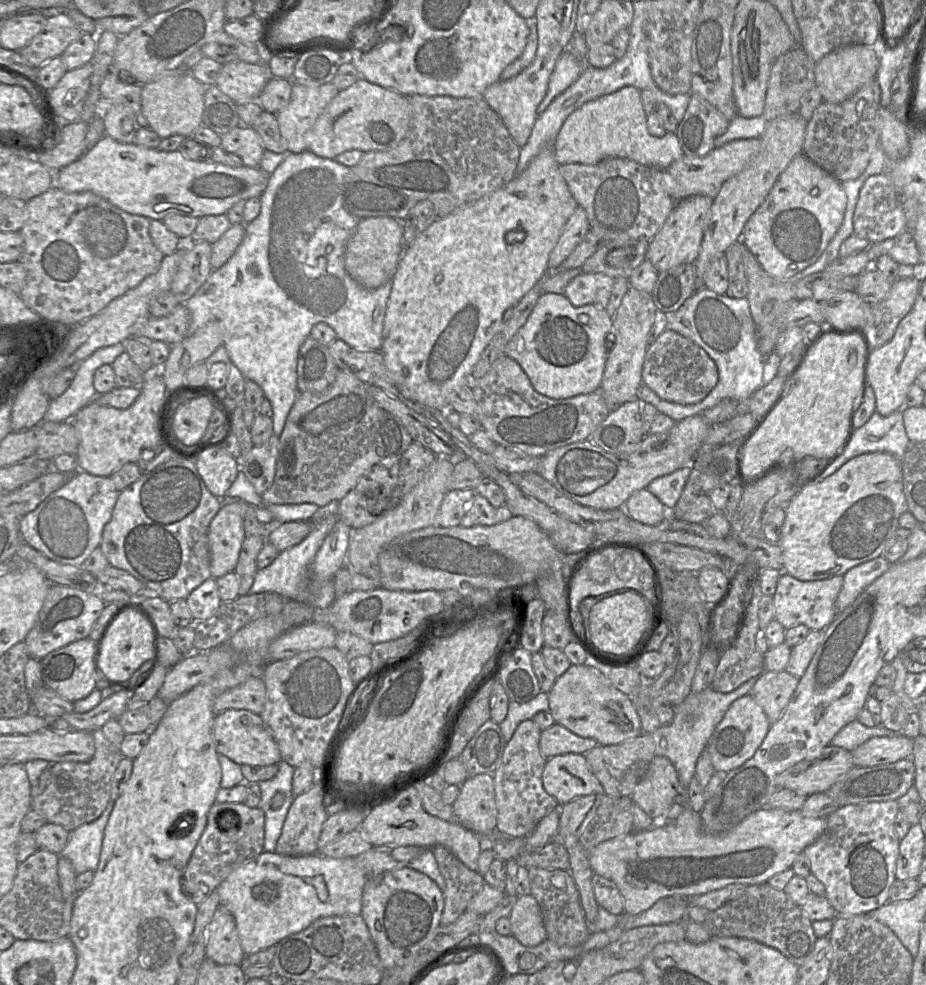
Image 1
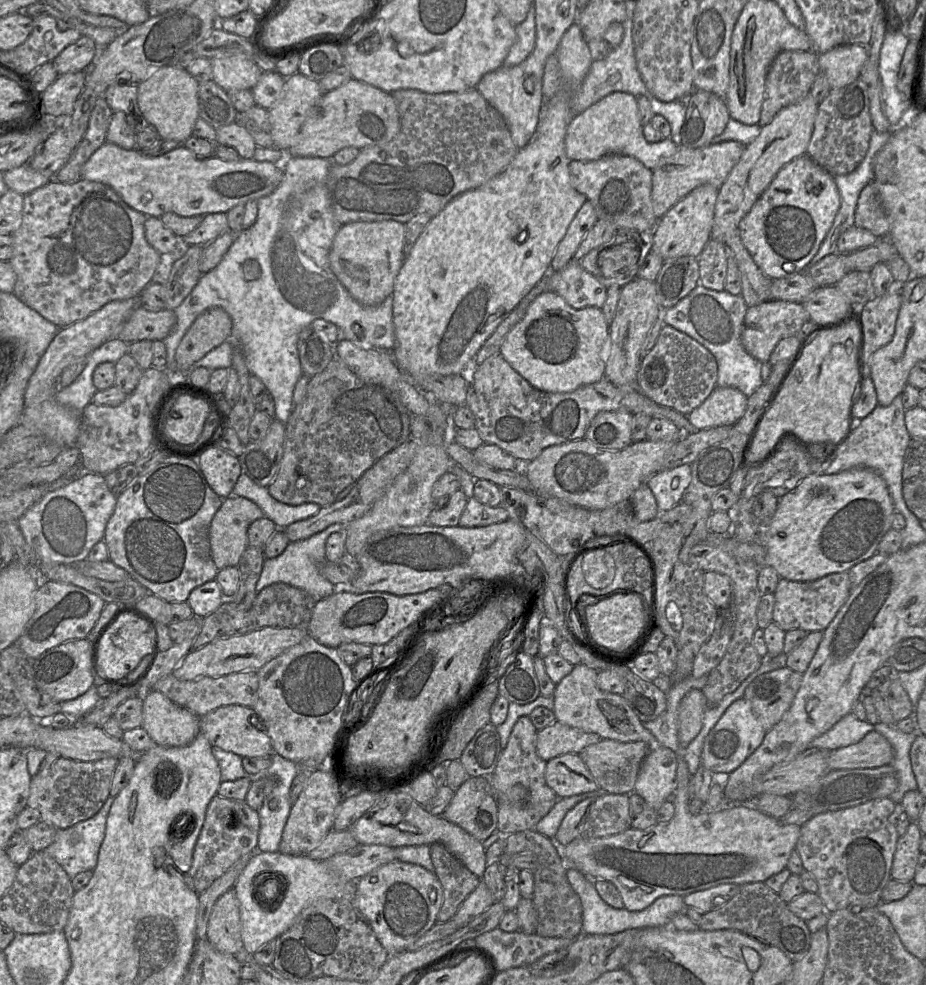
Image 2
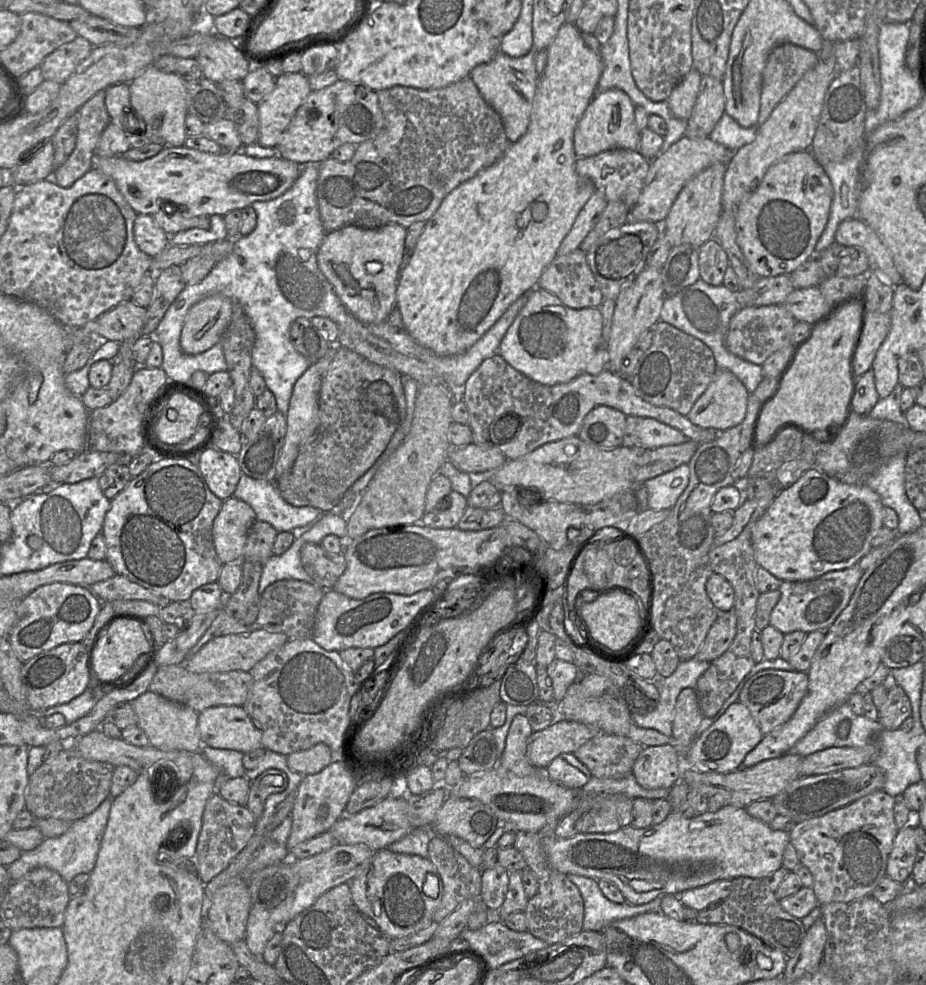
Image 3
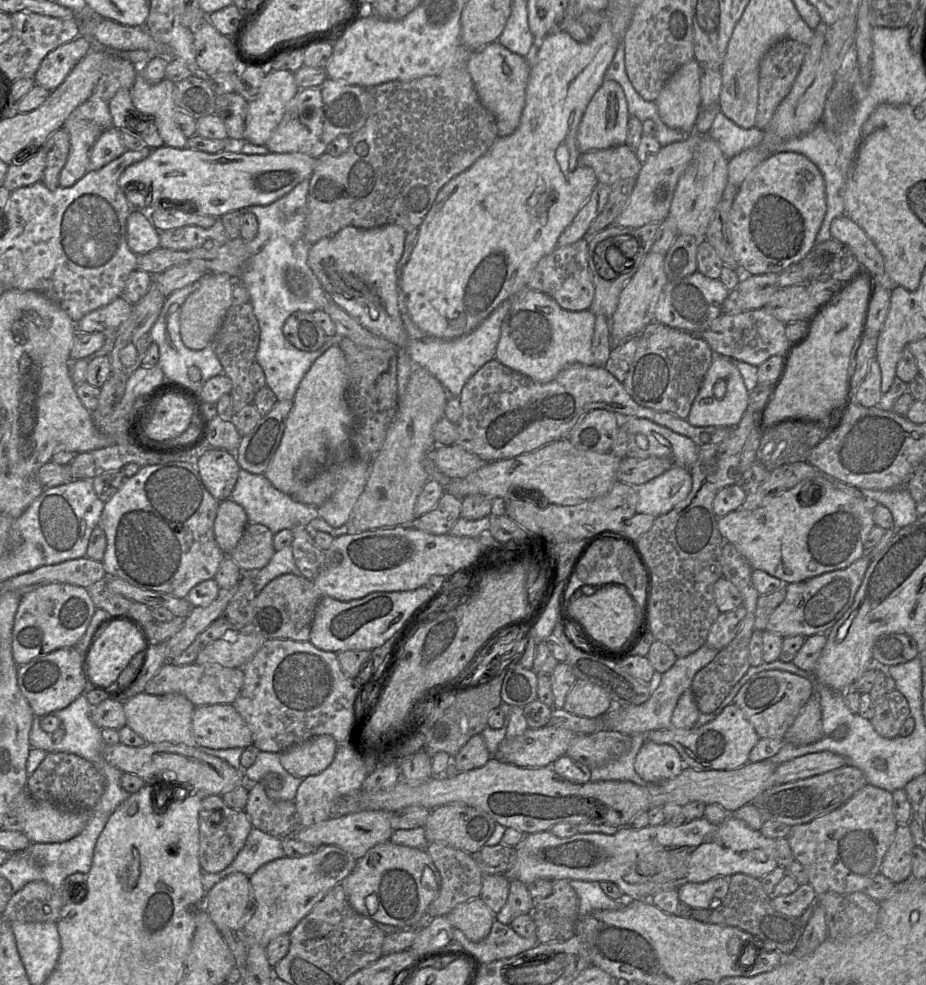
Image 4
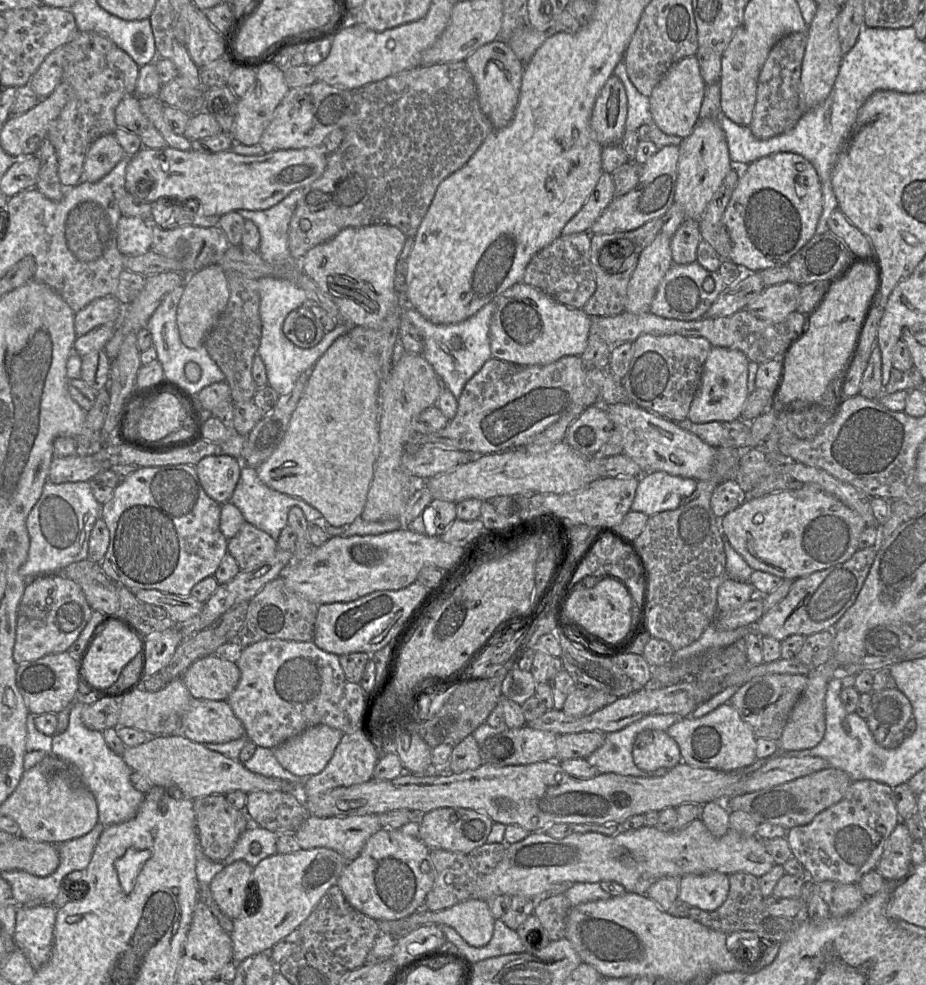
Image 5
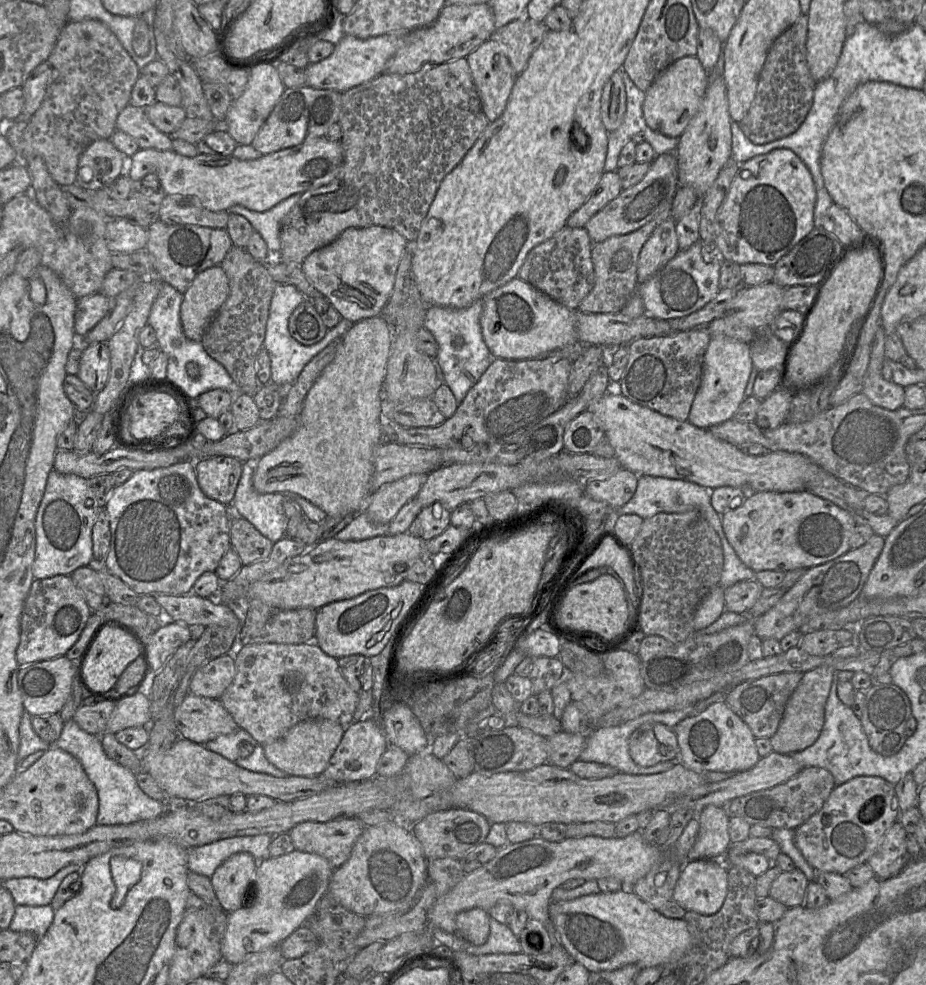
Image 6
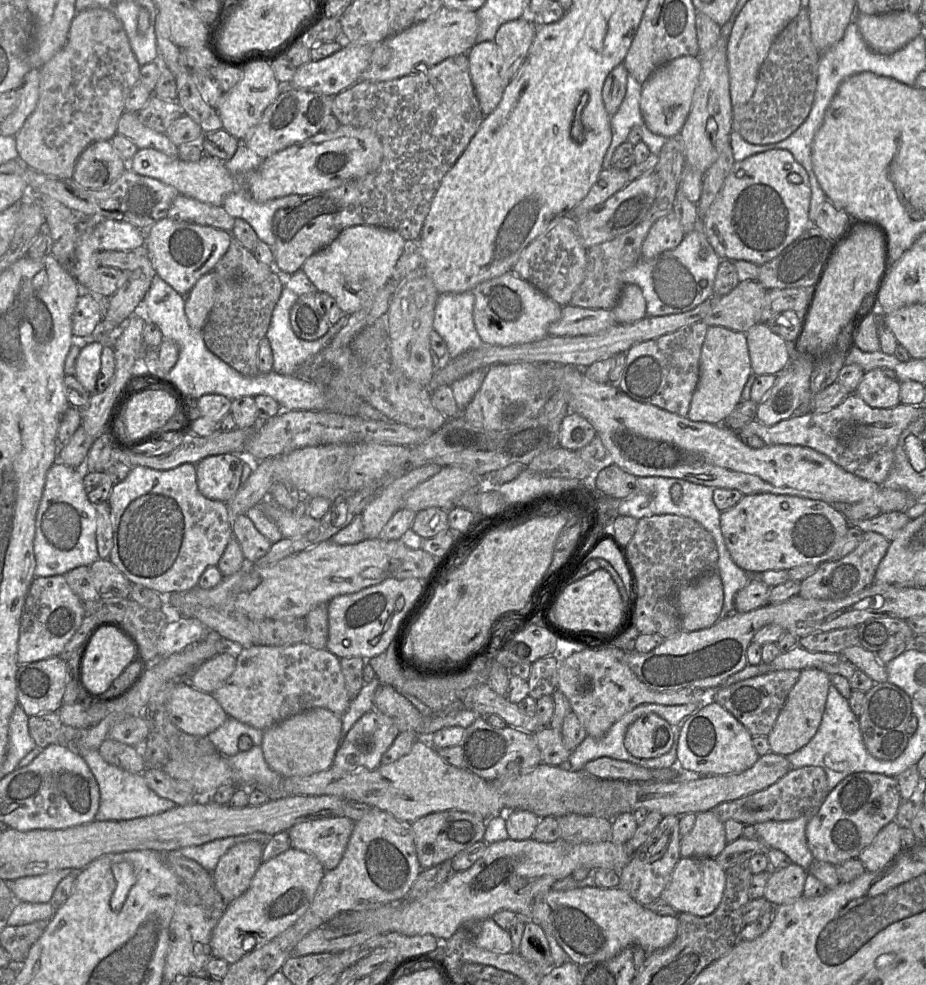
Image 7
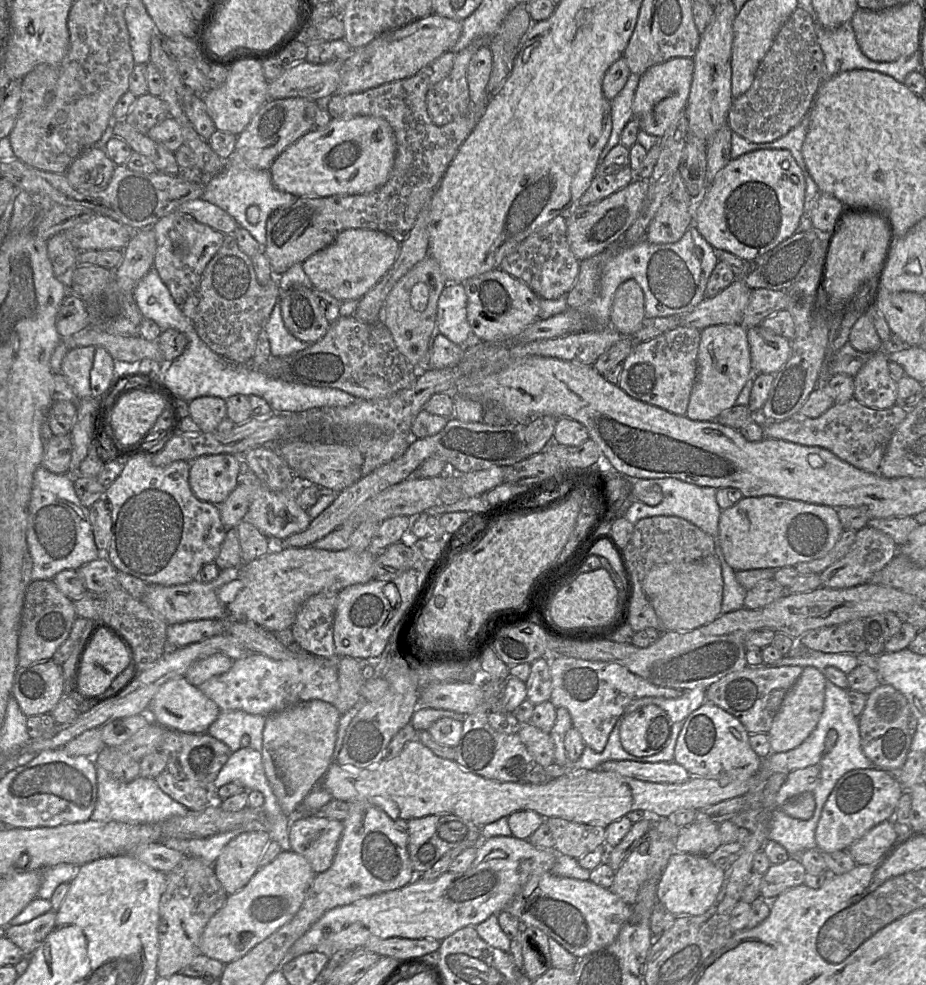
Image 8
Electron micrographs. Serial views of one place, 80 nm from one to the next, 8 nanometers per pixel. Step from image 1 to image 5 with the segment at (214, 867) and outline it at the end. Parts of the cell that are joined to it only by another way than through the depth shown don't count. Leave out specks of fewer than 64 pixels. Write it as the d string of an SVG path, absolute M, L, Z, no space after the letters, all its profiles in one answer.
M210 795L193 800L199 850L210 860L224 860L242 833L250 827L245 810L233 808L225 795Z

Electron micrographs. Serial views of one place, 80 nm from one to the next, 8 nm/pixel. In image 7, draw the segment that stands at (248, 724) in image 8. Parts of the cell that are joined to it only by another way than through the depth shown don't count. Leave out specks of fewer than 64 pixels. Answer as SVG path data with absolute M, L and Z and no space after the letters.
M232 717L228 719L207 737L214 744L218 753L231 757L239 752L238 740L241 736L248 736L254 746L262 744L264 730L242 723Z

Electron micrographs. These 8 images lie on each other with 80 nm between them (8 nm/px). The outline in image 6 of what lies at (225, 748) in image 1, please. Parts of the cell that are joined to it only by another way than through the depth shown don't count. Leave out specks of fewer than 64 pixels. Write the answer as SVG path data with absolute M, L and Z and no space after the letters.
M191 693L177 707L174 717L181 738L197 744L206 744L240 728L219 699Z

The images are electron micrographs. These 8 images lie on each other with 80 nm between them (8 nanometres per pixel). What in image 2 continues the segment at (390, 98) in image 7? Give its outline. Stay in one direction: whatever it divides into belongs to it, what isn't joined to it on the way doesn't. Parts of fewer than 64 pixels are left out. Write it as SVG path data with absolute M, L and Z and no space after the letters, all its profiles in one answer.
M476 88L445 93L401 89L391 94L400 117L399 133L389 142L361 149L349 164L332 162L330 166L326 185L333 214L342 225L381 220L396 220L406 224L422 213L433 218L456 196L479 188L502 173L519 150L503 117Z

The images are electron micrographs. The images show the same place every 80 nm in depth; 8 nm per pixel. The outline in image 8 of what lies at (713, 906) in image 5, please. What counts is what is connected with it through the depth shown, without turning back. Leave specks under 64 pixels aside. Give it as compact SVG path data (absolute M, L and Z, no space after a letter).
M674 853L666 866L657 888L657 902L678 916L699 916L715 902L724 880L724 871L717 868L707 856Z

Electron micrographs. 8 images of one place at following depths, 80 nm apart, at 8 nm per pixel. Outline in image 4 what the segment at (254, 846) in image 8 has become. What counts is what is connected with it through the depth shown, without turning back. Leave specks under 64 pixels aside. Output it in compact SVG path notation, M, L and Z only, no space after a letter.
M236 872L218 881L205 894L203 909L219 932L238 931L249 917L251 899L249 877Z

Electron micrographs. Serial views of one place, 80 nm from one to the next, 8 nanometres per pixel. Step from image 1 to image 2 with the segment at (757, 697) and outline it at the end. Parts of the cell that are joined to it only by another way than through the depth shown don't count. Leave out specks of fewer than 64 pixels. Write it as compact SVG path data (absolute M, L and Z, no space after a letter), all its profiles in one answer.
M782 667L755 678L745 689L744 698L750 702L758 720L766 731L776 725L791 706L801 685L803 674Z

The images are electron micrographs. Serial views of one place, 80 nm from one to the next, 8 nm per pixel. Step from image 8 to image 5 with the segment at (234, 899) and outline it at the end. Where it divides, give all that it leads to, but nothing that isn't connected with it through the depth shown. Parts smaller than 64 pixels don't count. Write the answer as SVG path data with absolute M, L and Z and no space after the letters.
M313 848L299 850L294 853L276 853L263 859L253 868L251 886L259 885L259 897L256 897L252 906L236 919L232 920L233 930L230 933L232 944L232 962L245 963L259 953L269 953L272 947L281 939L297 929L311 914L329 888L336 885L343 869L348 863L336 851L329 848Z

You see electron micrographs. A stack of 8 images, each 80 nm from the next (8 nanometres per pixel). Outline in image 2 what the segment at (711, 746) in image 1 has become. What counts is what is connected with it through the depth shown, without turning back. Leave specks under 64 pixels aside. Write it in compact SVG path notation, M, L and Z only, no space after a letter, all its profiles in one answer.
M744 697L735 700L705 738L701 753L701 765L713 774L730 774L760 746L766 732L750 702Z

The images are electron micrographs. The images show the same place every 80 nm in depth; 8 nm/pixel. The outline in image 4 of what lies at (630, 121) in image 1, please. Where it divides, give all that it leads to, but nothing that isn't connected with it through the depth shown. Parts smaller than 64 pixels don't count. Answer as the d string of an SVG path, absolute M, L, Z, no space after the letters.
M613 80L604 81L589 102L577 132L577 147L581 154L624 145L627 138L629 112L622 87Z

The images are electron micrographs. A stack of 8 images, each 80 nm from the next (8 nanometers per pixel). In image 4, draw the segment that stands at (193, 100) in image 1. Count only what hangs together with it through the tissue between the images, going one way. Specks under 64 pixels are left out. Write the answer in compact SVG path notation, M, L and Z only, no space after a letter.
M138 69L130 94L137 111L153 121L165 146L186 148L188 138L177 127L174 120L177 109L173 99L174 85L175 83L166 78L151 84Z

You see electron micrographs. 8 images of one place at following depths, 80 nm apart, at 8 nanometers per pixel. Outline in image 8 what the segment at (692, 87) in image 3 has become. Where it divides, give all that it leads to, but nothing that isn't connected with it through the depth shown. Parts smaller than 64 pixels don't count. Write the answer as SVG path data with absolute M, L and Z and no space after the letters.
M673 58L649 68L640 77L632 103L633 120L638 123L640 130L658 138L664 136L667 129L680 113L685 111L692 84L693 71L694 62L691 58Z

